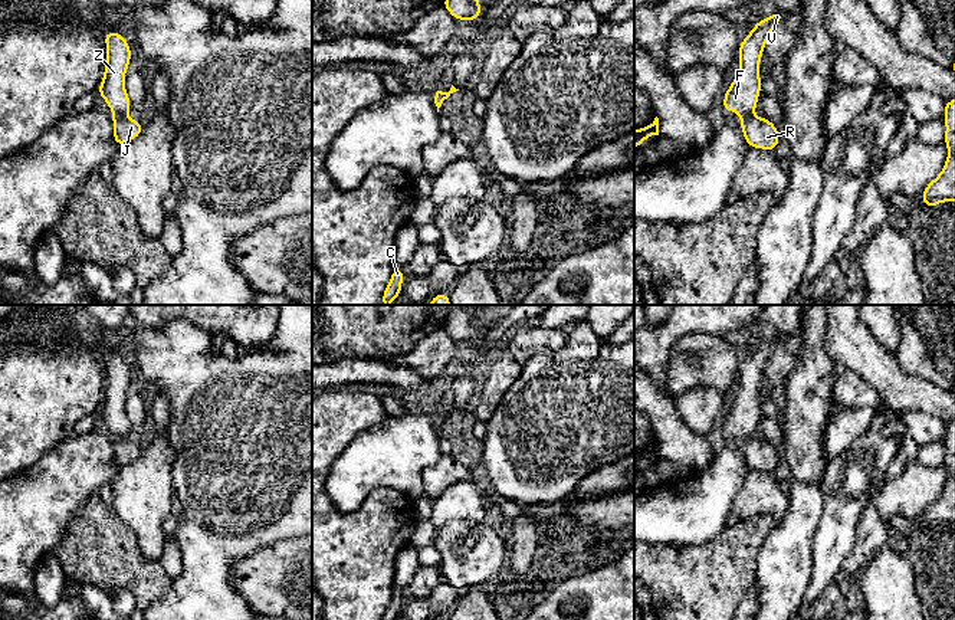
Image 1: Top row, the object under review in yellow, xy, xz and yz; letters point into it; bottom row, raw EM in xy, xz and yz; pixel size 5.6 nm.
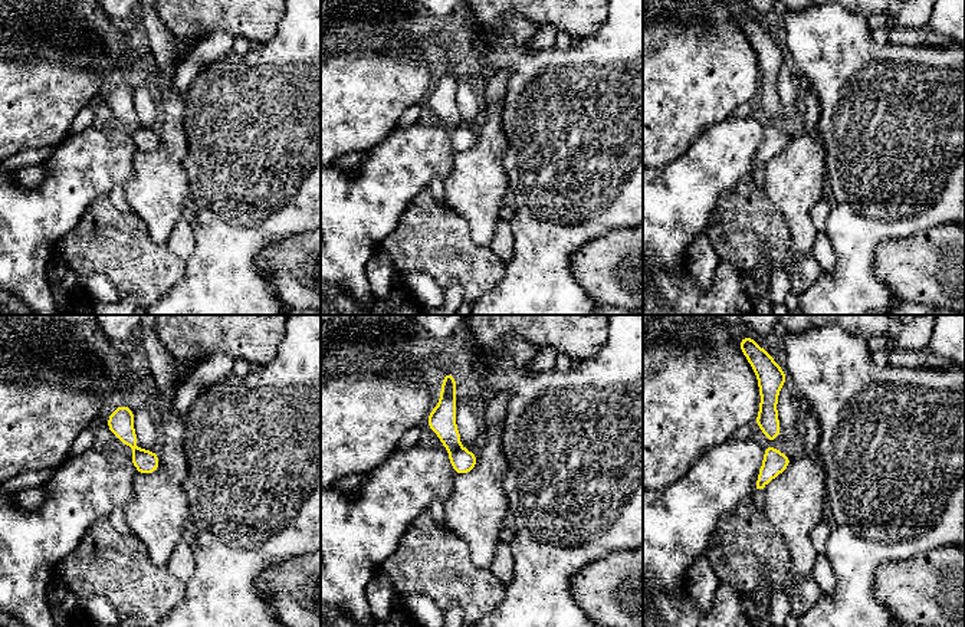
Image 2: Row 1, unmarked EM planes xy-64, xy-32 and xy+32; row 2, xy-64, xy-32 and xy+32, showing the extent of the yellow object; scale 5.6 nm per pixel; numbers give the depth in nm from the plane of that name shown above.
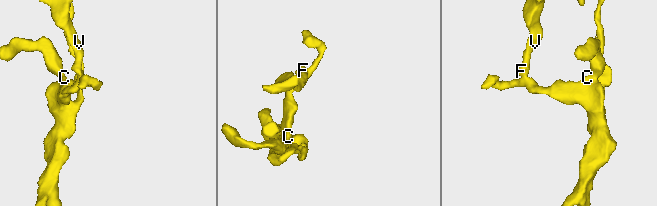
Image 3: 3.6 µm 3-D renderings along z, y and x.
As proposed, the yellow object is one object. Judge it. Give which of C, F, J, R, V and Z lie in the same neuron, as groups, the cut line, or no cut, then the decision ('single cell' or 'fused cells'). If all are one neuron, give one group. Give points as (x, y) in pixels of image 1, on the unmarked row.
C J R / F V Z | xy (114, 435), (124, 436) | fused cells

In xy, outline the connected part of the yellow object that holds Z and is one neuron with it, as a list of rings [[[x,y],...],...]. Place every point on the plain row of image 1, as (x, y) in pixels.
[[[106,354],[102,358],[106,364],[106,387],[98,417],[105,421],[114,436],[127,436],[131,423],[125,413],[125,394],[131,384],[131,370],[116,354]]]

